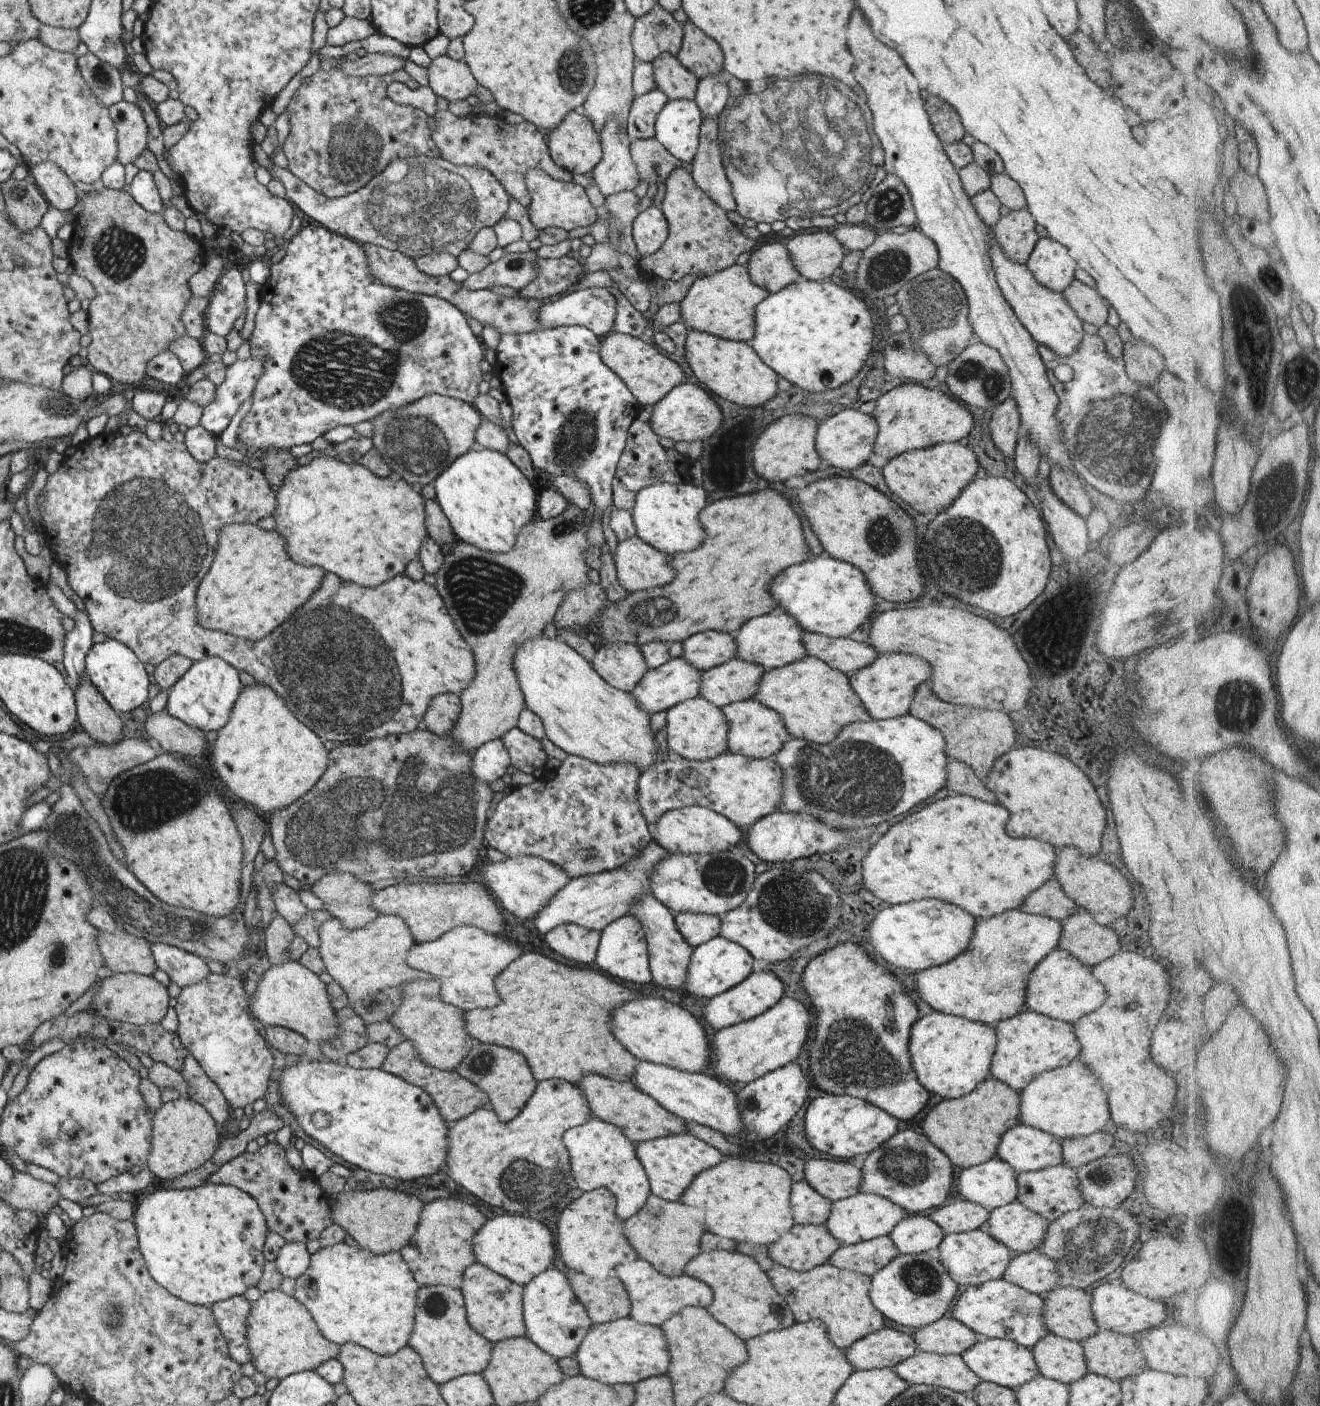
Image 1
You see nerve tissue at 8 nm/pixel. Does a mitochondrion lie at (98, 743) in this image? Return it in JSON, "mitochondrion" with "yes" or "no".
{"mitochondrion":"no"}

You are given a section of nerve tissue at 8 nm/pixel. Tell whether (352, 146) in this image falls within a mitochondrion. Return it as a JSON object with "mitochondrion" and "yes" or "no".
{"mitochondrion":"yes"}

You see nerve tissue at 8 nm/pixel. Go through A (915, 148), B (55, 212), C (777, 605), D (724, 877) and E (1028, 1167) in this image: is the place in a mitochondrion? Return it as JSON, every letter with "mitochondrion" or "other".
{"A":"other","B":"other","C":"other","D":"mitochondrion","E":"other"}

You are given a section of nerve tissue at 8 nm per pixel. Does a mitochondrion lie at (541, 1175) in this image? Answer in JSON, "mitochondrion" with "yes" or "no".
{"mitochondrion":"yes"}

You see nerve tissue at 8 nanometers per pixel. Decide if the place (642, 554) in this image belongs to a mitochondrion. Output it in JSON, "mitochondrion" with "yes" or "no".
{"mitochondrion":"no"}

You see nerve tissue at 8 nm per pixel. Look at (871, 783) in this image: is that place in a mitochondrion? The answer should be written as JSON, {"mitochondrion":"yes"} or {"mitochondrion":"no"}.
{"mitochondrion":"yes"}

